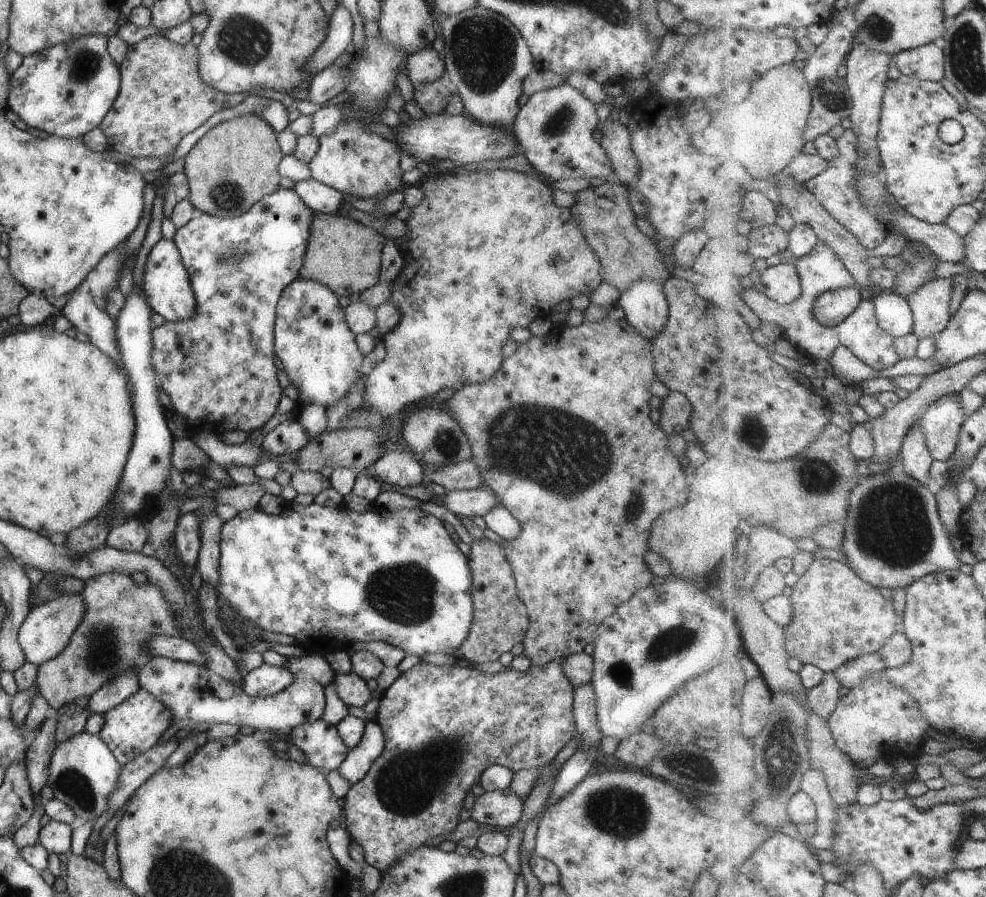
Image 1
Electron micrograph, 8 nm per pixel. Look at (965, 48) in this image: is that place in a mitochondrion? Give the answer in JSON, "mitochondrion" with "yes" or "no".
{"mitochondrion":"yes"}

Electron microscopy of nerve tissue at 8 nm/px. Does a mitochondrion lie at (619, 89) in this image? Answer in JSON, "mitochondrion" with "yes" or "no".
{"mitochondrion":"no"}

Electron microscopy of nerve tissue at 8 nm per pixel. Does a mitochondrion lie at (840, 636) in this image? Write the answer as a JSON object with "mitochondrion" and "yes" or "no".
{"mitochondrion":"yes"}

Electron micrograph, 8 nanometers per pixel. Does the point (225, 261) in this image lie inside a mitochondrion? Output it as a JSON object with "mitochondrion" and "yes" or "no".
{"mitochondrion":"yes"}

